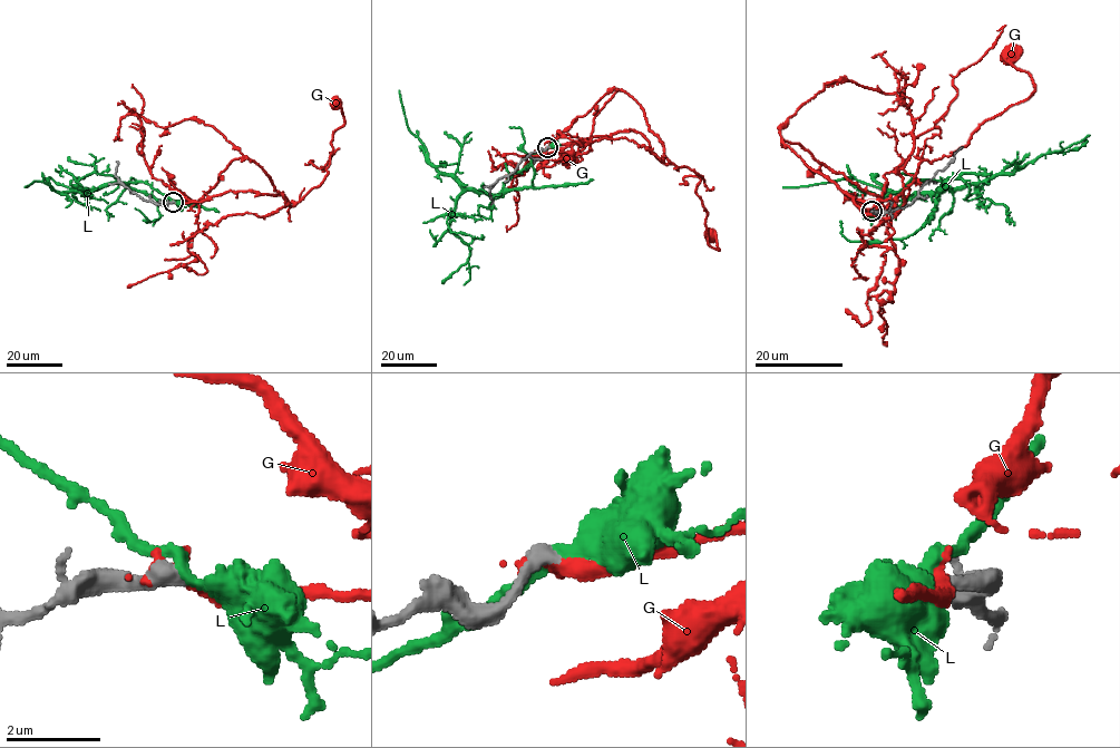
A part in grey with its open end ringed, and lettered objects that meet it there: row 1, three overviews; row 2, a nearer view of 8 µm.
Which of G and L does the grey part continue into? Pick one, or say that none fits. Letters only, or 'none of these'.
G

